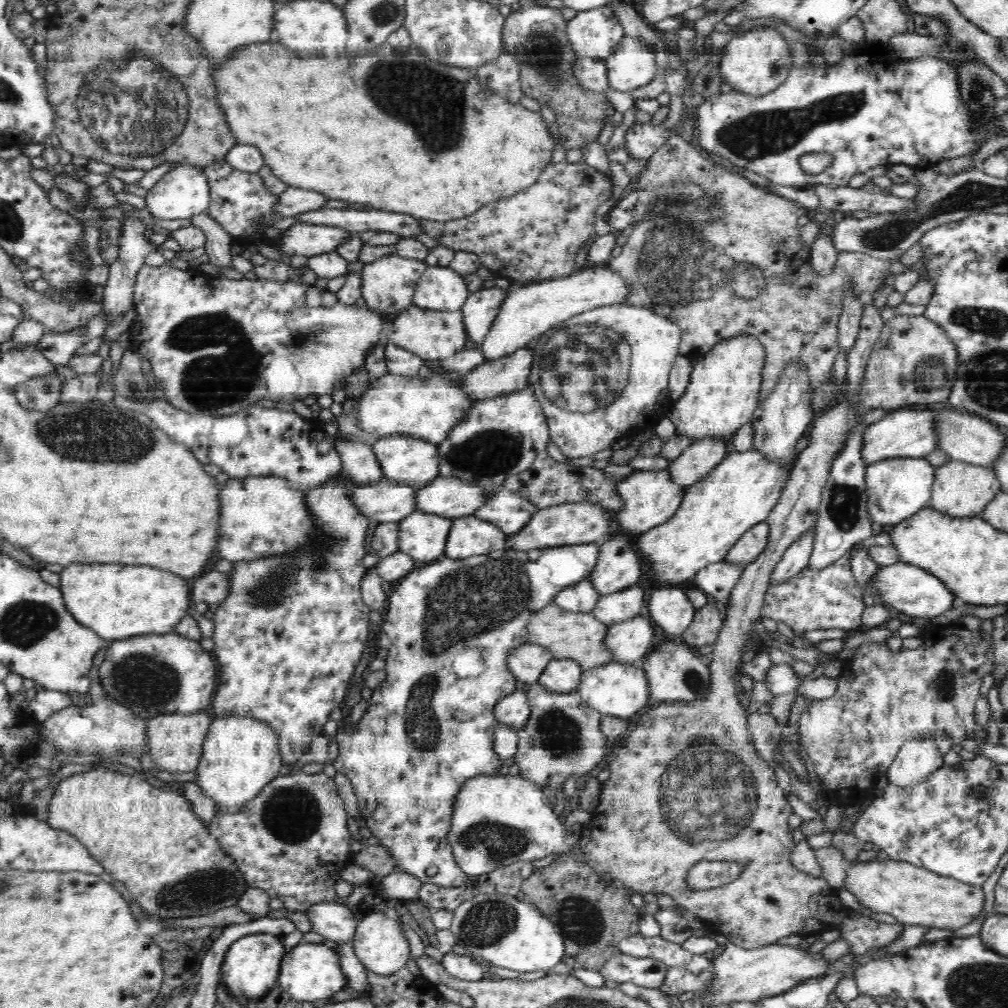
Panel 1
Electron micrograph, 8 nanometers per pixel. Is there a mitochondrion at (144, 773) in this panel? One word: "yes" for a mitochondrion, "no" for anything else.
no

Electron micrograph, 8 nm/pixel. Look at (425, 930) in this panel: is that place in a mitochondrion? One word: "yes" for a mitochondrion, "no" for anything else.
no

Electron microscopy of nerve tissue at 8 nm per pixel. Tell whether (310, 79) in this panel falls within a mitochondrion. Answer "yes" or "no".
no

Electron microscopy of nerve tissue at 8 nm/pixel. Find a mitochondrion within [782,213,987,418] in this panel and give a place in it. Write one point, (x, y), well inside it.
(929, 371)

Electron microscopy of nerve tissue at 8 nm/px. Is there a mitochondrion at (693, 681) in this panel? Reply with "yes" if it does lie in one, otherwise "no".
yes

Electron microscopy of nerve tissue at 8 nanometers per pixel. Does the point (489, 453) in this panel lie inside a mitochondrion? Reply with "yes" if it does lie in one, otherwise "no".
yes

